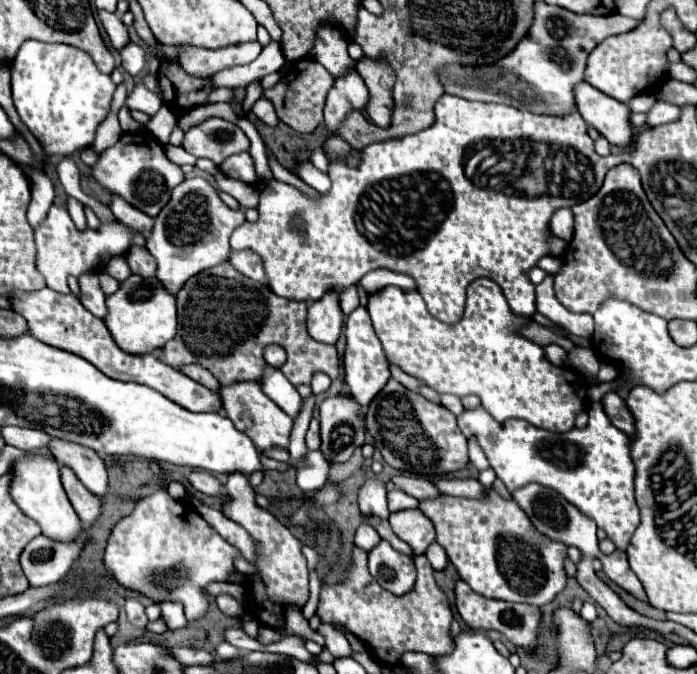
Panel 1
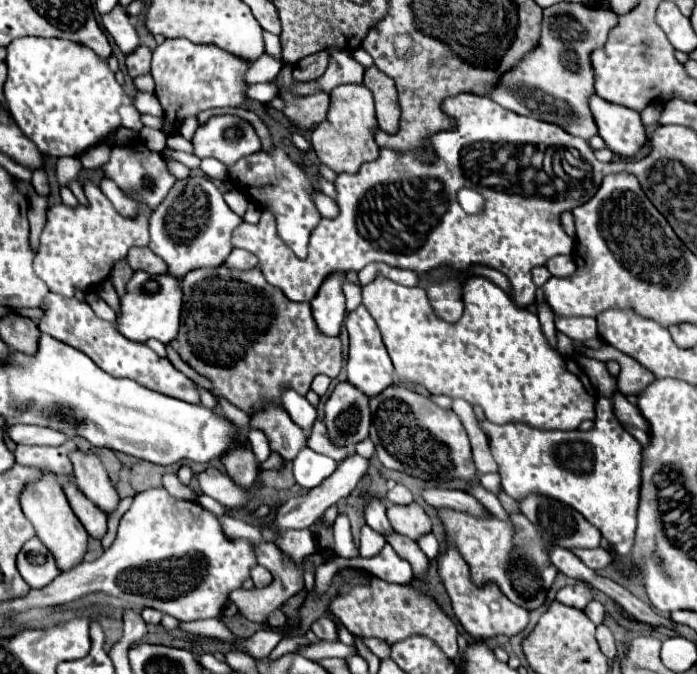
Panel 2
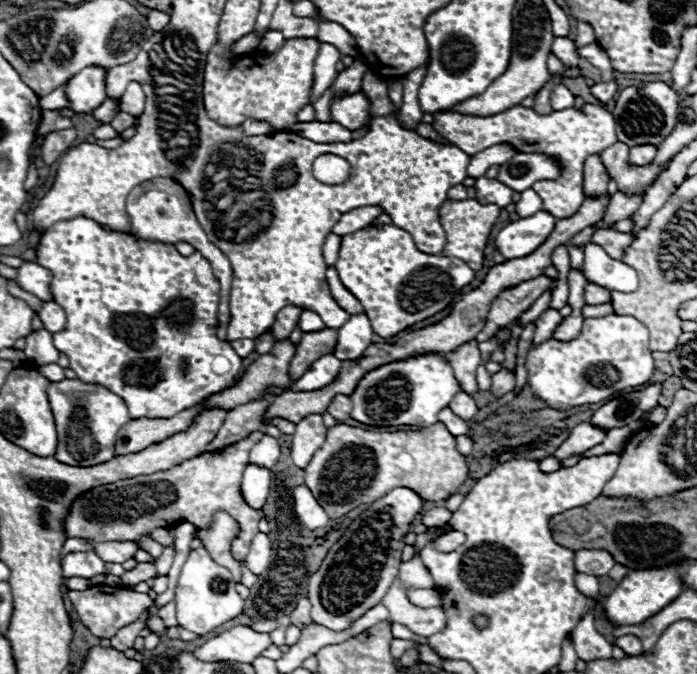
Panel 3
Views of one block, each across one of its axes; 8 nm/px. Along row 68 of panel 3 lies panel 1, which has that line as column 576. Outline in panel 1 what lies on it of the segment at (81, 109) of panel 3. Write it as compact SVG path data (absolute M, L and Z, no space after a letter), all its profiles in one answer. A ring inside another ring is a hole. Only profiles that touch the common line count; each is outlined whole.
M578 82L574 86L574 100L582 118L594 126L610 144L632 144L632 126L628 120L630 110L624 102L606 96L588 82Z

